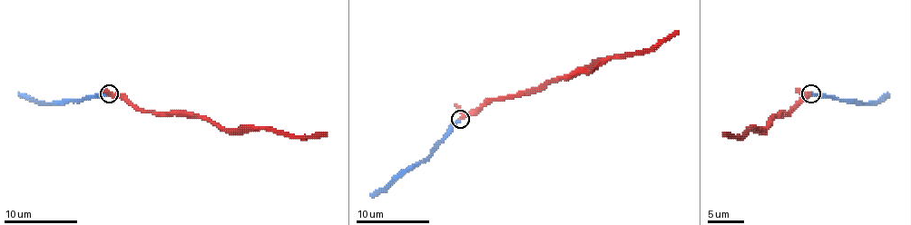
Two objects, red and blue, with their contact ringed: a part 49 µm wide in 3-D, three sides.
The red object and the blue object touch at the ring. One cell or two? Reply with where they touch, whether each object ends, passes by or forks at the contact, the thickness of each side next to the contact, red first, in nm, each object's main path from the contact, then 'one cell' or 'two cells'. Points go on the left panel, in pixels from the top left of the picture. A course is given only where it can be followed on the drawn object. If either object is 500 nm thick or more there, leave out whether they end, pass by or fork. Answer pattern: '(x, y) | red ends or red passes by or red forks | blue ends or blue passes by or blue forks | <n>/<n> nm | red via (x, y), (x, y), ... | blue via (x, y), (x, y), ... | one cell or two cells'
(109, 93) | red passes by | blue ends | 280/280 nm | red via (108, 93), (122, 95), (142, 110), (189, 112), (226, 129), (273, 129), (300, 136), (323, 136), (327, 132) | blue via (108, 93), (36, 102), (18, 92) | one cell

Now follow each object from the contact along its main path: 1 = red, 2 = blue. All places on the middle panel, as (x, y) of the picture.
1: (460, 119), (475, 115), (493, 100), (541, 91), (612, 58), (652, 51), (678, 31)
2: (460, 121), (425, 159), (401, 170), (370, 195)

